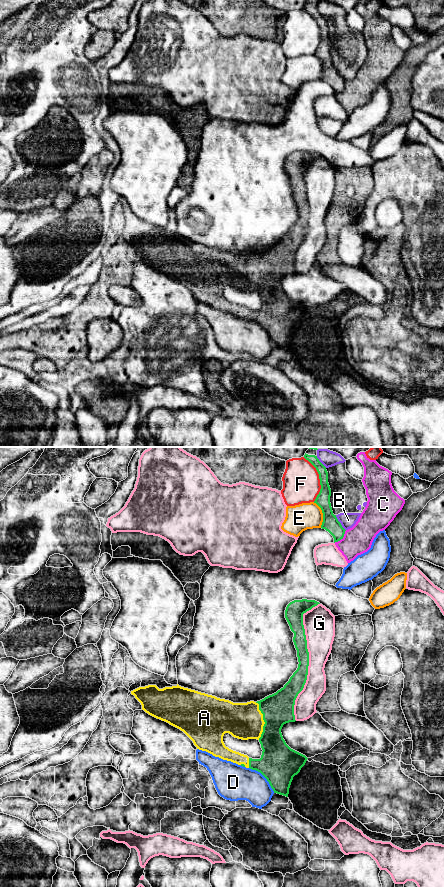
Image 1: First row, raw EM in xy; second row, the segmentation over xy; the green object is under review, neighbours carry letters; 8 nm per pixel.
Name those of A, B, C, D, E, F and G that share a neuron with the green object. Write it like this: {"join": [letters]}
{"join": ["A"]}

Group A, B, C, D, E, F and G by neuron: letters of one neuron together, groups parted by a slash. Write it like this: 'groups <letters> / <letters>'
groups A / B C / D / E / F / G

